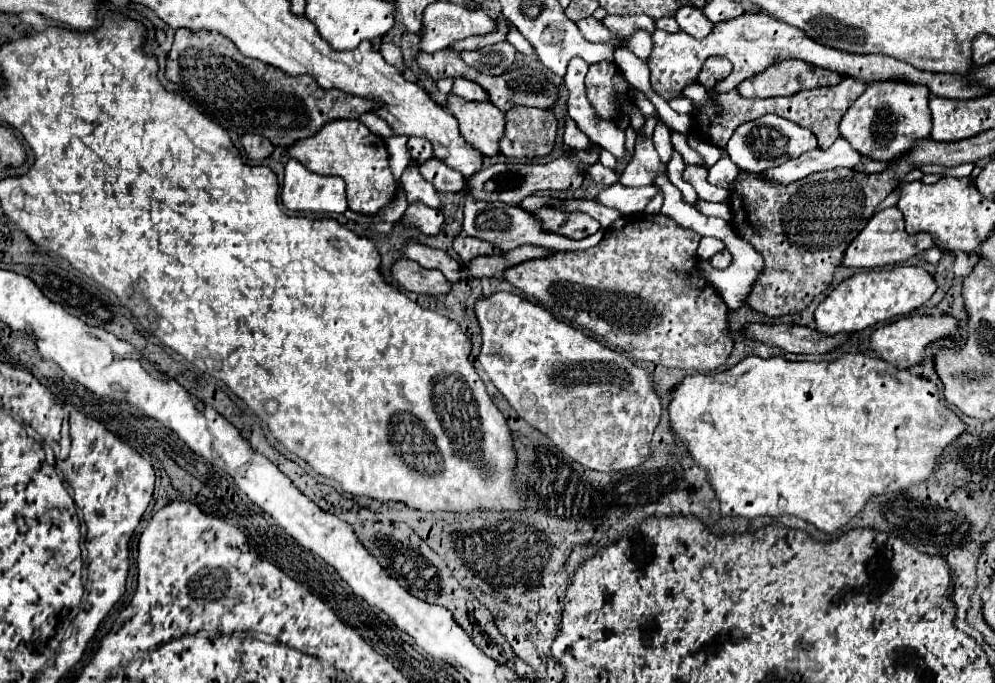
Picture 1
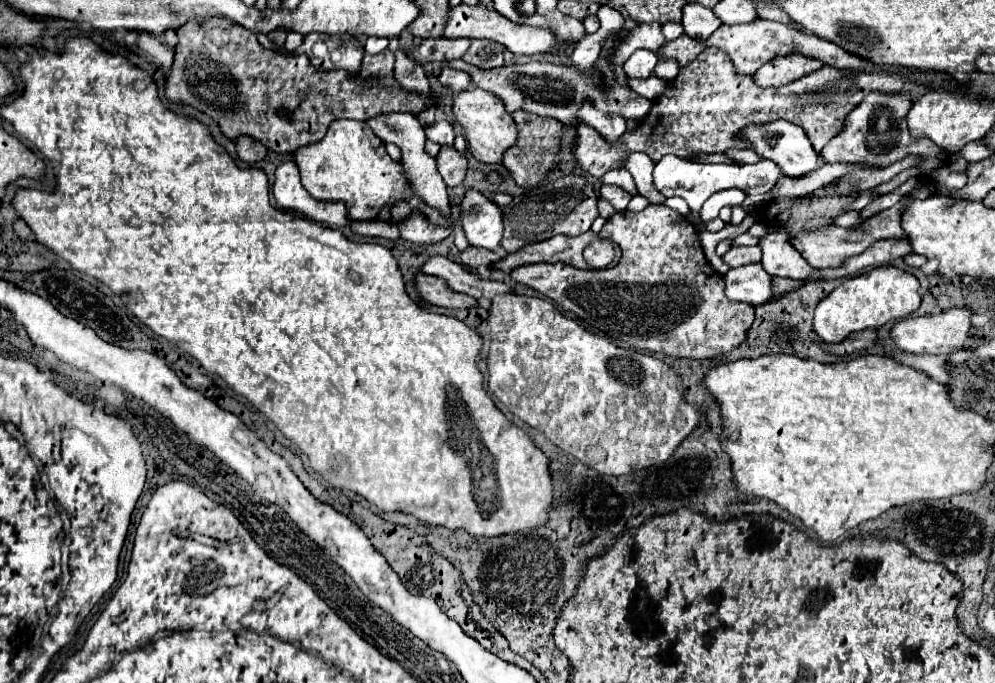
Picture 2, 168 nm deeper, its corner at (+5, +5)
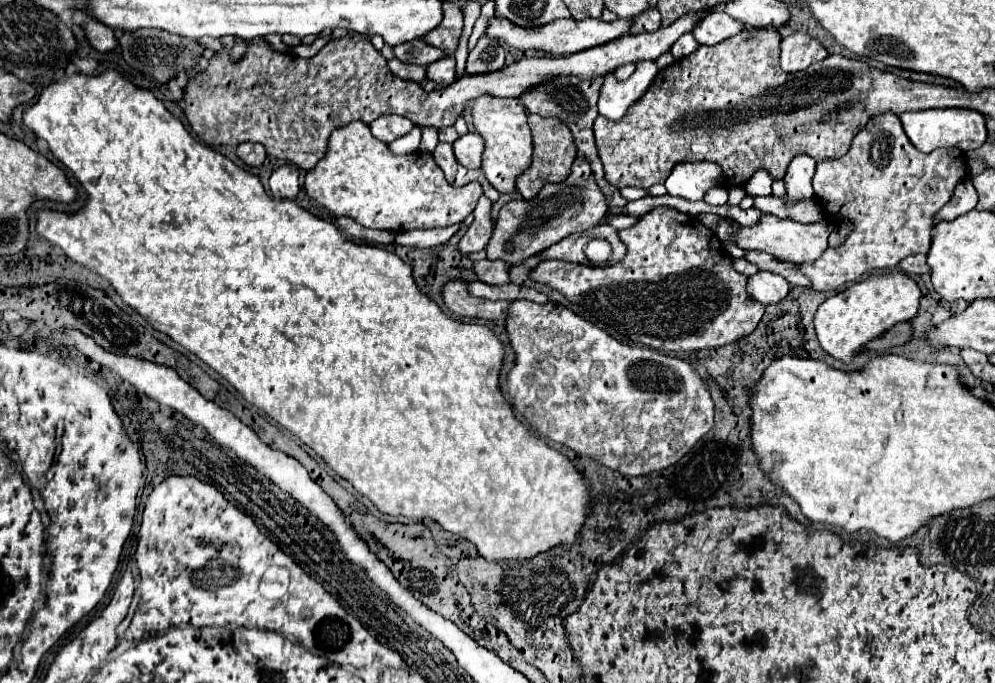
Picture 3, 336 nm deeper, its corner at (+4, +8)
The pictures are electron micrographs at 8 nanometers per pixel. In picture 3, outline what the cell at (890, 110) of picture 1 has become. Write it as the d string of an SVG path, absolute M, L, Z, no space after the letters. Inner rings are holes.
M883 113L879 117L873 117L855 135L851 149L841 159L821 161L817 165L817 173L813 177L813 189L817 203L825 213L825 219L833 225L851 223L853 229L841 247L837 249L829 247L815 263L799 265L801 271L813 281L813 287L817 291L831 291L859 279L867 271L895 267L901 259L909 255L929 253L933 237L933 215L951 199L951 193L959 183L965 181L965 177L967 177L967 163L965 163L965 153L961 149L953 147L935 149L933 153L925 155L911 145L895 113Z

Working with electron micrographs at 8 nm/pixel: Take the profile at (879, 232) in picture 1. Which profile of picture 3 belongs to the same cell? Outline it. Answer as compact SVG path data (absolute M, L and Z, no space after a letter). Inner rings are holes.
M761 215L759 223L753 227L739 227L733 229L733 221L731 219L721 219L717 225L715 235L721 241L733 241L737 247L745 249L745 251L765 251L771 253L775 257L779 257L781 261L789 261L789 263L813 263L817 261L823 251L827 249L827 237L833 231L829 221L819 221L813 225L803 225L803 223L795 223L789 219L779 219L775 215Z

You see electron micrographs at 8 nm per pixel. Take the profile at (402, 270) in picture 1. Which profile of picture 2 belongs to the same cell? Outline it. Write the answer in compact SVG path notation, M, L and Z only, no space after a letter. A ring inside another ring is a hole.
M422 272L416 274L416 290L430 304L444 306L444 308L470 308L476 304L474 298L450 290L446 280L442 280L438 276L428 276Z

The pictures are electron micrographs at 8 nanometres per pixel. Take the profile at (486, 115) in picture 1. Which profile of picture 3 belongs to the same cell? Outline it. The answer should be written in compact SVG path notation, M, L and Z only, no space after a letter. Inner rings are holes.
M483 95L475 99L473 105L473 123L475 131L485 139L485 153L483 153L483 173L487 181L501 193L515 193L517 177L529 169L531 165L531 131L527 125L527 109L521 99L499 99L491 95Z

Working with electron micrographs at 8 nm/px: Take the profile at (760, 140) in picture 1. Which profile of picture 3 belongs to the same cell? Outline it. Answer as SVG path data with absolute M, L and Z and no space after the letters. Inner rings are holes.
M799 155L791 161L785 175L785 191L789 201L805 201L813 199L811 179L815 175L815 159L807 155Z

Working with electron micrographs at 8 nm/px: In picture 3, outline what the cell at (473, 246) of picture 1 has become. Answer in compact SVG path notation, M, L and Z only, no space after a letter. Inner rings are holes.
M475 261L473 271L477 273L479 281L487 285L505 285L509 283L509 267L503 261Z

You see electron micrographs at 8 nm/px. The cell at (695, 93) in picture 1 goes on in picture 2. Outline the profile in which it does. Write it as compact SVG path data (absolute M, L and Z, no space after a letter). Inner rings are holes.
M648 76L644 80L642 78L628 78L628 84L640 96L654 100L654 98L658 98L658 92L666 90L666 84L670 84L670 80L658 80L658 76Z

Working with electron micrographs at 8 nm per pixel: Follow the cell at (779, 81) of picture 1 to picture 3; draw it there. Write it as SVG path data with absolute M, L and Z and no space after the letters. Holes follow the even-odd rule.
M791 33L781 43L781 67L787 73L807 69L811 63L817 63L827 55L827 49L807 33Z

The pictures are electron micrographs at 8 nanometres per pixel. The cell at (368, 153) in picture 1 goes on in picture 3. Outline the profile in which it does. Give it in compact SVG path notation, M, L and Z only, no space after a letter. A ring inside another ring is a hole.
M353 121L347 127L335 129L329 139L327 155L315 169L307 171L303 185L311 199L337 217L351 217L363 227L395 233L461 223L473 213L477 199L483 195L477 181L463 187L449 185L431 153L415 151L393 155L387 143L375 139L369 125L363 121Z

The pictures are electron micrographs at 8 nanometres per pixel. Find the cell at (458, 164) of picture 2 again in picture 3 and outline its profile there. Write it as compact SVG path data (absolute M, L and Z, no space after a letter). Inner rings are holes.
M467 133L463 137L459 137L453 143L455 149L455 157L457 161L467 167L467 169L479 169L481 167L481 155L483 155L483 137L479 137L479 133Z

